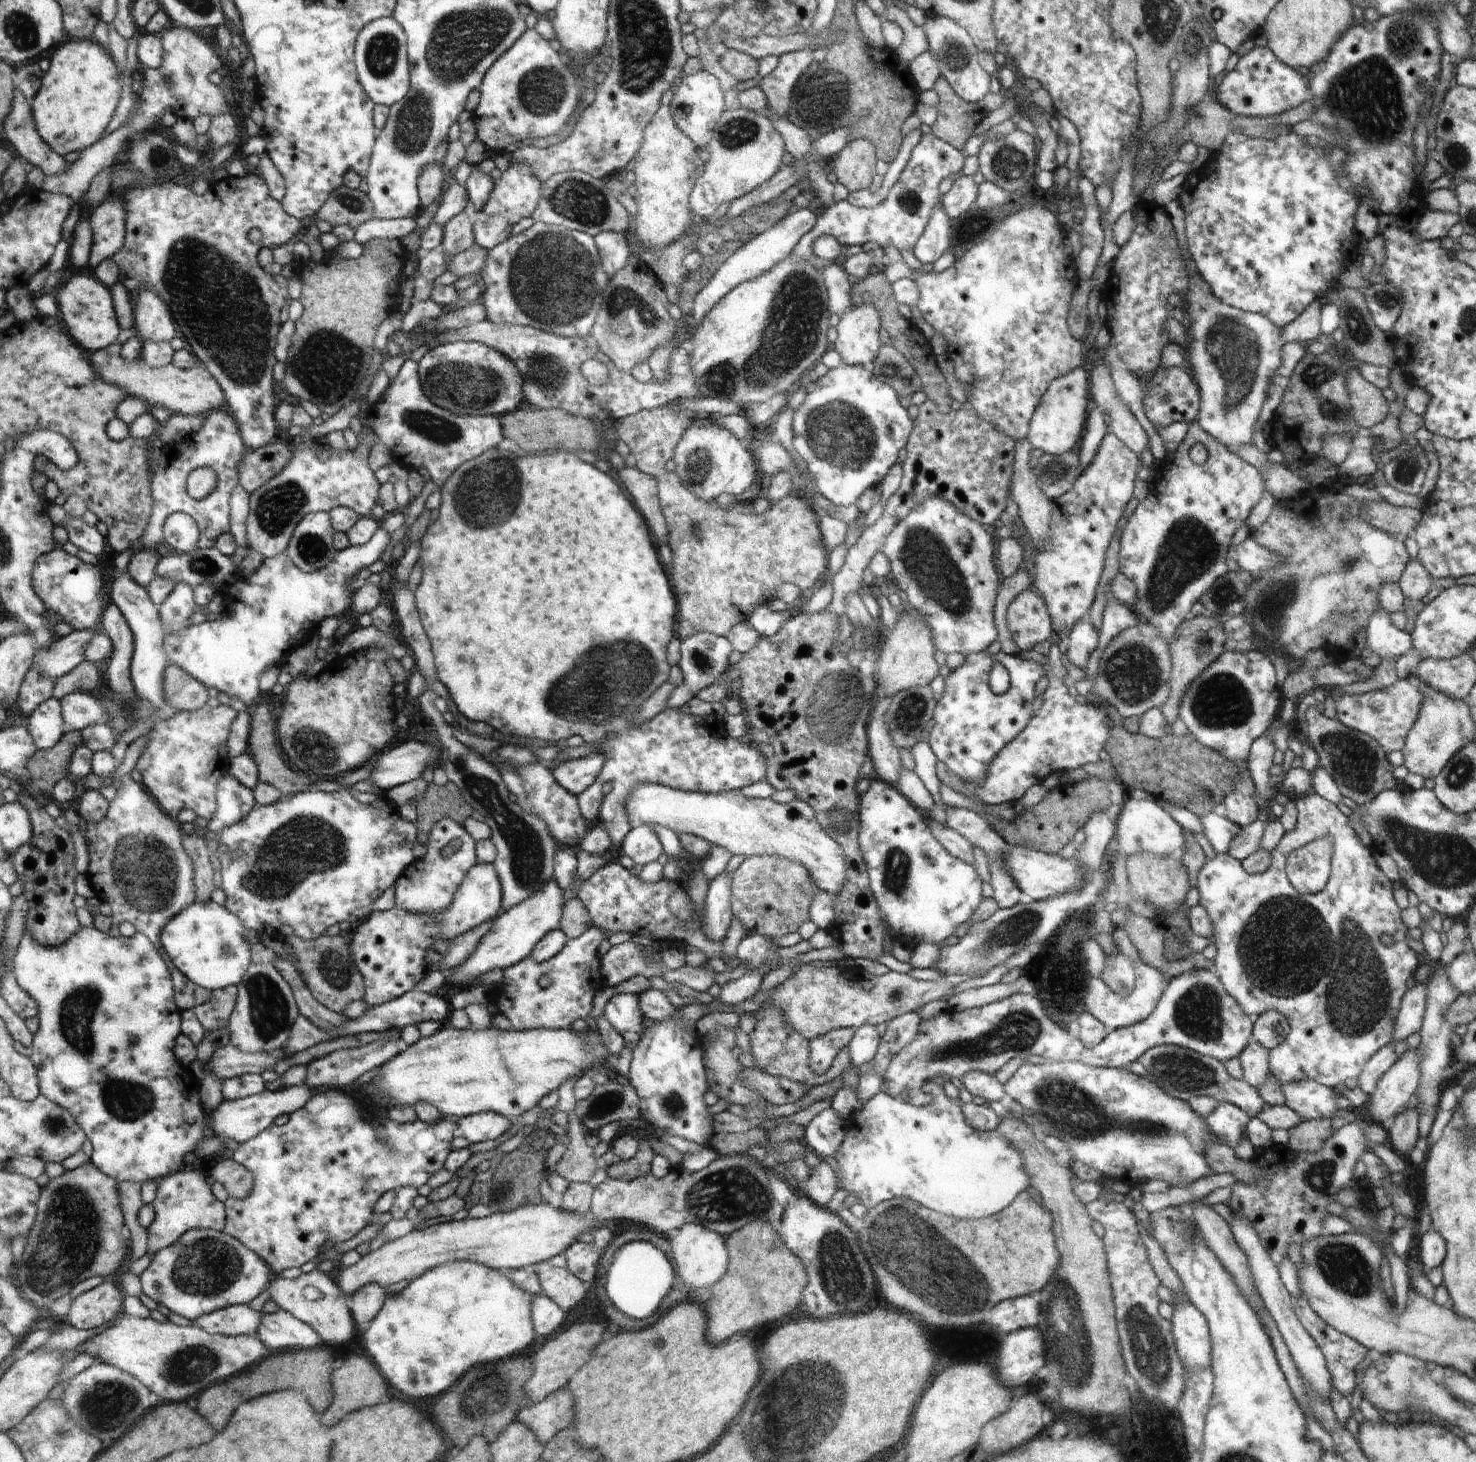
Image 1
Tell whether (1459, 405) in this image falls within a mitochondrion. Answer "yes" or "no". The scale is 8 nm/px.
no

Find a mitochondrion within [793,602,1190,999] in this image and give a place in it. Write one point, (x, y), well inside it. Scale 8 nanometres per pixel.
(839, 697)

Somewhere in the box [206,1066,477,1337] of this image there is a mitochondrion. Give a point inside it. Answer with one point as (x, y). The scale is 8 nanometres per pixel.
(395, 1150)

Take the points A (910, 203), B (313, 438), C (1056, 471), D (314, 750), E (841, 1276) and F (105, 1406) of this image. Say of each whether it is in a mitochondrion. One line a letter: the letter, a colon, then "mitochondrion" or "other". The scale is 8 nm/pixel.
A: mitochondrion
B: other
C: mitochondrion
D: mitochondrion
E: mitochondrion
F: mitochondrion

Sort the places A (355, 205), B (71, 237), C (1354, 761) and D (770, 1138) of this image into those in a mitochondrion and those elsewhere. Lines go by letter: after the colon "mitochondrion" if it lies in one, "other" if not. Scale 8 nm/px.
A: mitochondrion
B: other
C: mitochondrion
D: other

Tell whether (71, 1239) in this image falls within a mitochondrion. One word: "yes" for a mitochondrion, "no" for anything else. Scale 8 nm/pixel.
yes

